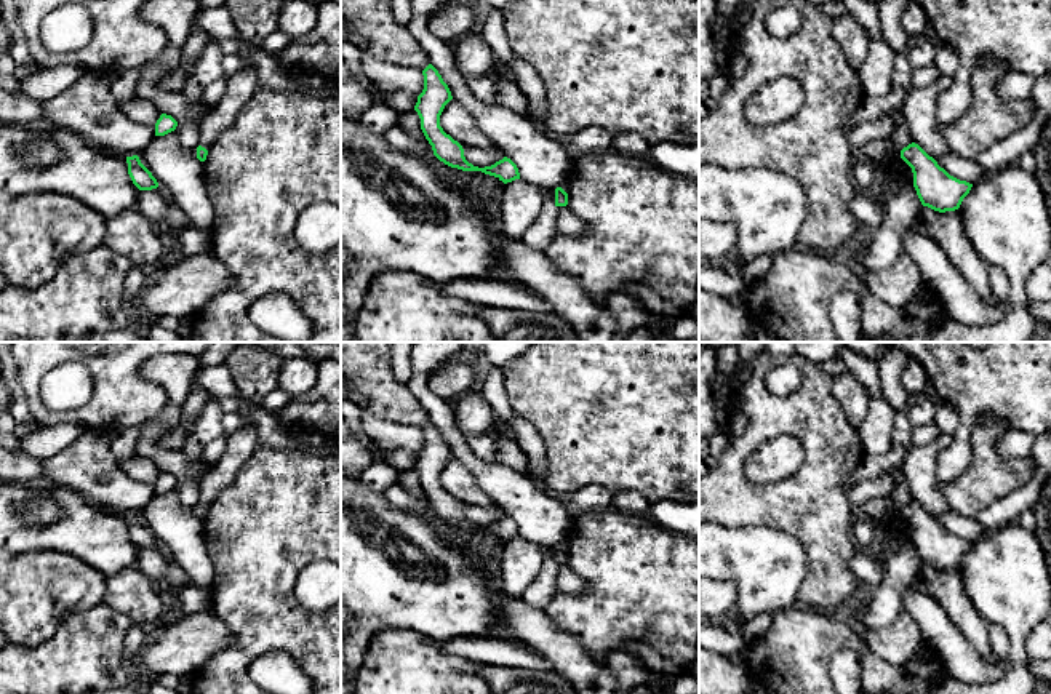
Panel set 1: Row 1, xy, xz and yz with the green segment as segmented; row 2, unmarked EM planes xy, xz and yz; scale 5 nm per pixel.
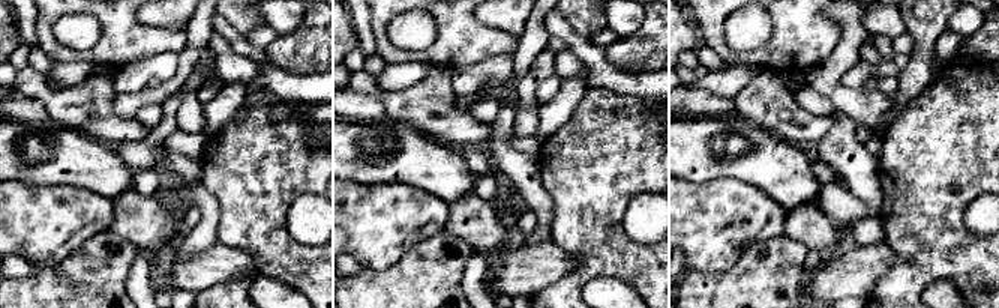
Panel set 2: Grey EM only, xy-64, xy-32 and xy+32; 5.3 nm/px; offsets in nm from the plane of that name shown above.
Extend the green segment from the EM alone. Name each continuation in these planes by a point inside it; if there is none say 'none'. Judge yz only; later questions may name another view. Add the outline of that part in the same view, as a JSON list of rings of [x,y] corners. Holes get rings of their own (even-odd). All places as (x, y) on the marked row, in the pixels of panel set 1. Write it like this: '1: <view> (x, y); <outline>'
none

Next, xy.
none

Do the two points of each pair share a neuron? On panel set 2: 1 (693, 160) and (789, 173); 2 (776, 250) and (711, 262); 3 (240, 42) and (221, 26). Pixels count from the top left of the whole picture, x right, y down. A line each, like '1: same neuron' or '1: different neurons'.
1: same neuron
2: different neurons
3: same neuron

